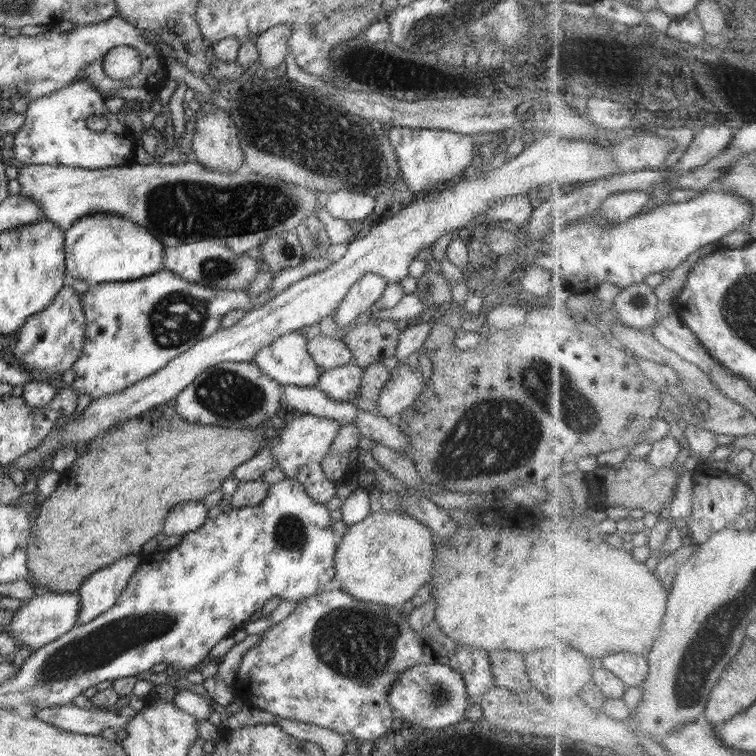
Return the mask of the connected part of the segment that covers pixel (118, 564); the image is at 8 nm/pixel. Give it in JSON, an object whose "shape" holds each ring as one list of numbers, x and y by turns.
{"shape":[[143,554,128,555,88,576,77,591,81,599,78,624,89,623,115,606,144,560]]}

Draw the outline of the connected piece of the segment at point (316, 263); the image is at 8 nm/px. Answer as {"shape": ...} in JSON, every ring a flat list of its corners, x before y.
{"shape":[[327,257,303,259,297,266,274,274,272,287,256,298,250,298,244,290,218,290,188,282,166,269,138,280,90,285,82,294,86,333,82,353,71,368,76,376,71,385,78,396,90,394,92,401,121,393,142,378,152,376,202,339,212,336,222,328,222,317,227,312,260,307,298,280,324,272,331,263]]}

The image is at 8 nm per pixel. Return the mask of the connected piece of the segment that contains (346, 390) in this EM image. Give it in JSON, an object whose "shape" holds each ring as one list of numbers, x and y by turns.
{"shape":[[350,363,340,368,330,368,319,376,316,386,338,402,353,402,360,388,363,368]]}

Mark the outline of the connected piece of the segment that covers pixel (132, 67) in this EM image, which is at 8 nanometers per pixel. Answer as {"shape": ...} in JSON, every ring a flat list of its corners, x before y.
{"shape":[[126,46,112,48,103,61,103,67,108,77,119,81,129,82,136,78,141,70,139,53]]}

